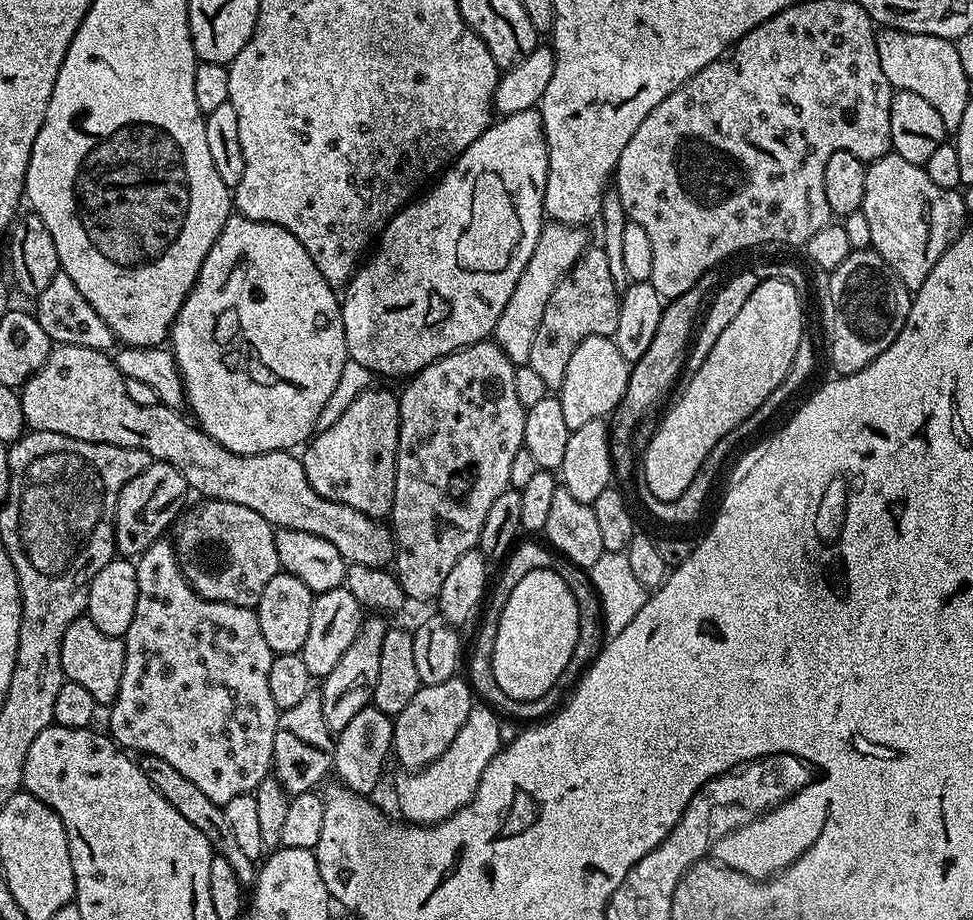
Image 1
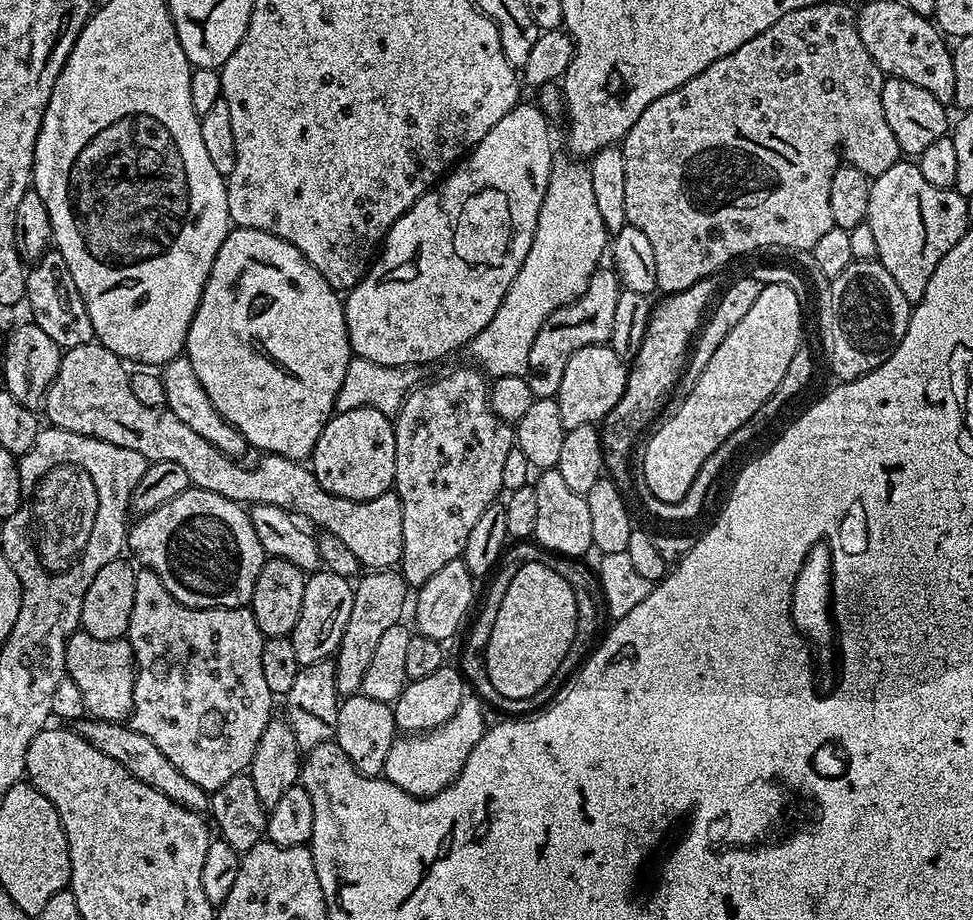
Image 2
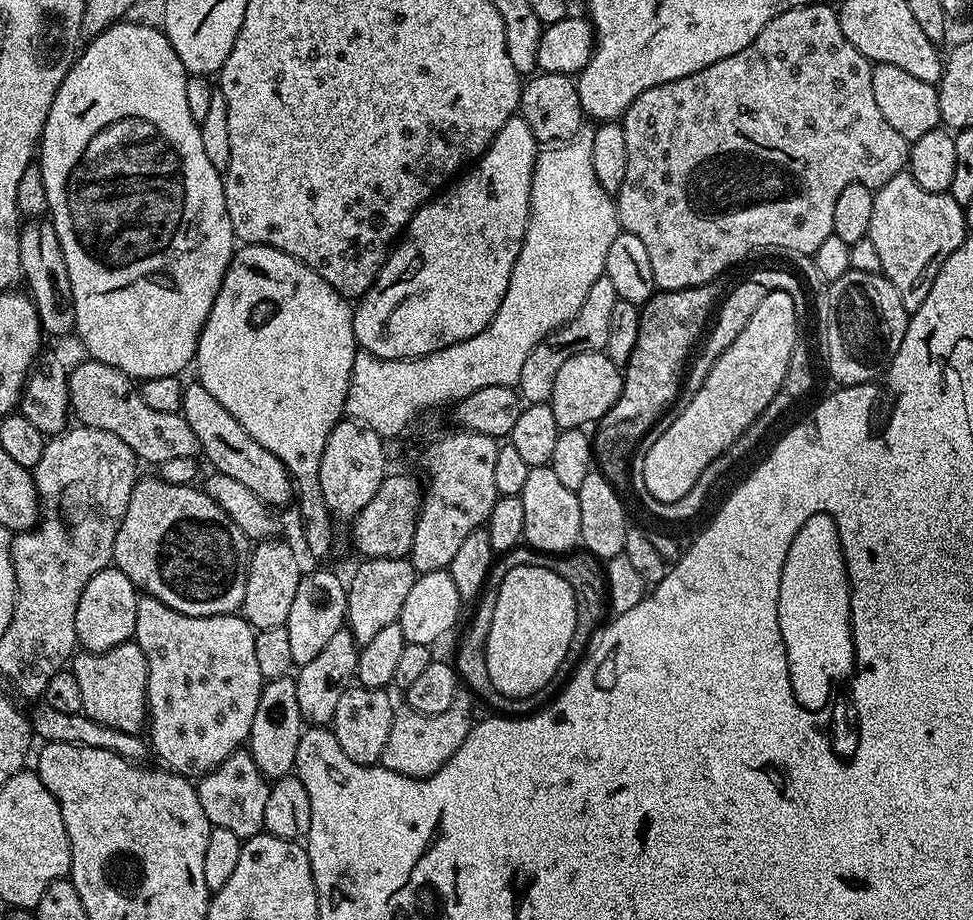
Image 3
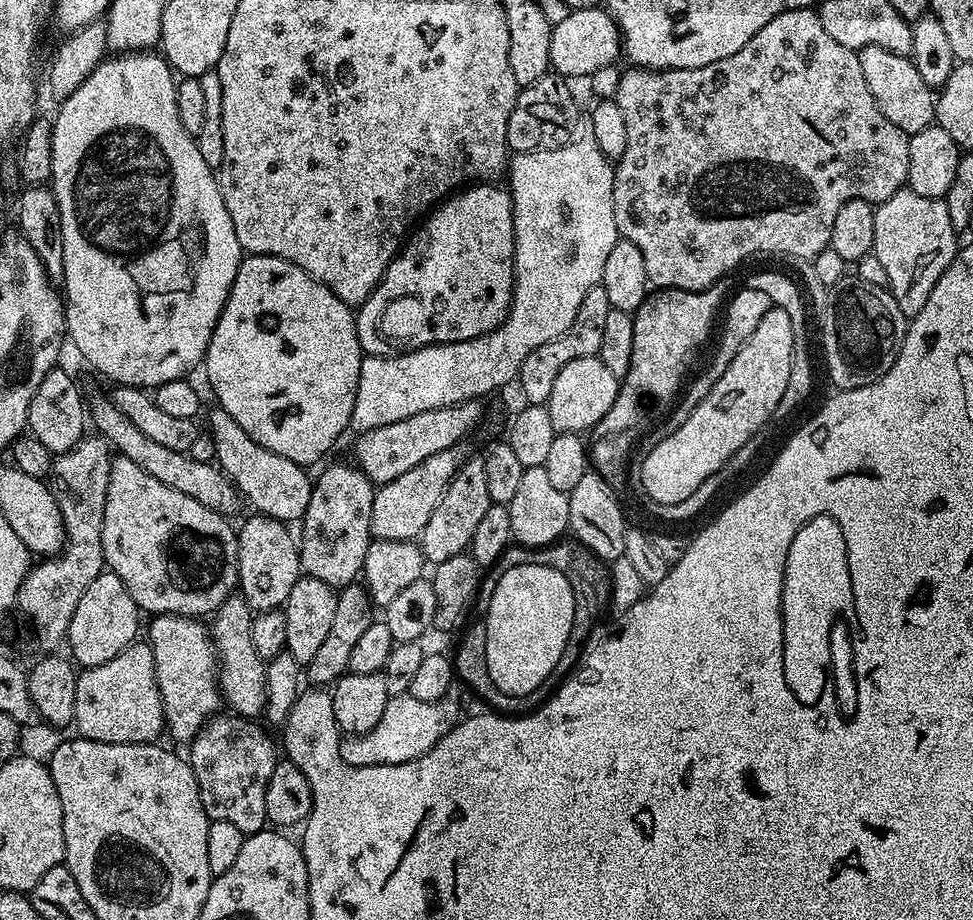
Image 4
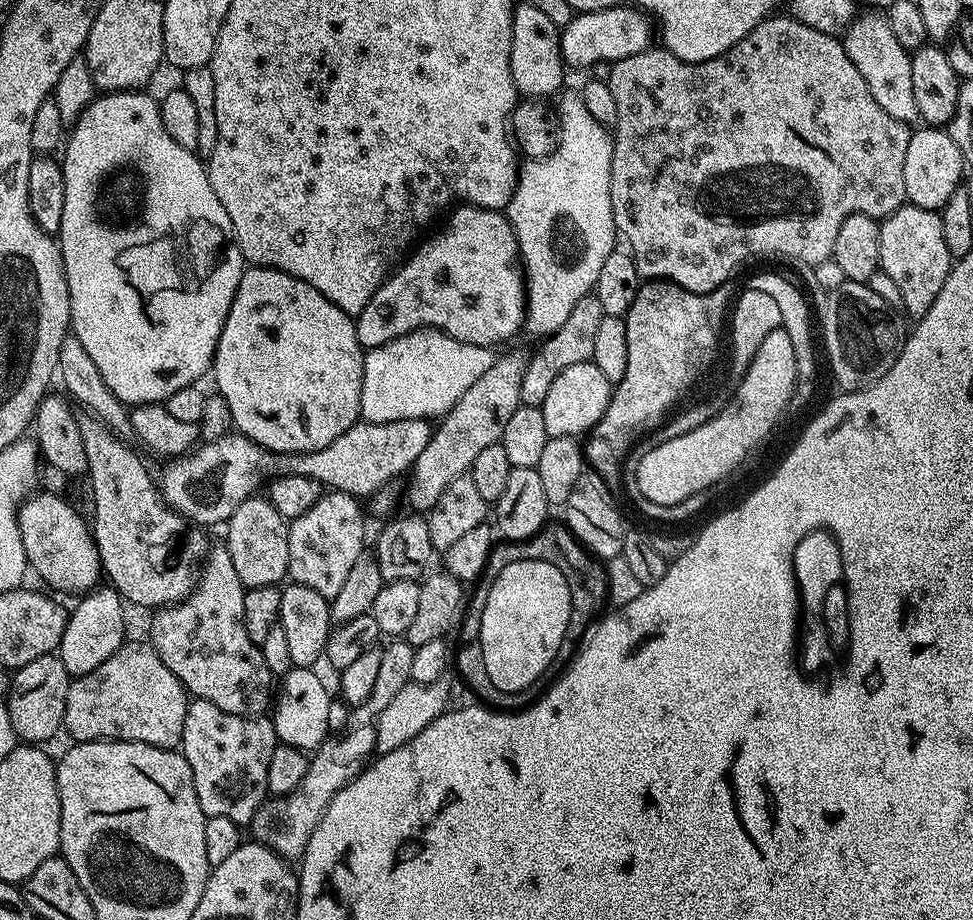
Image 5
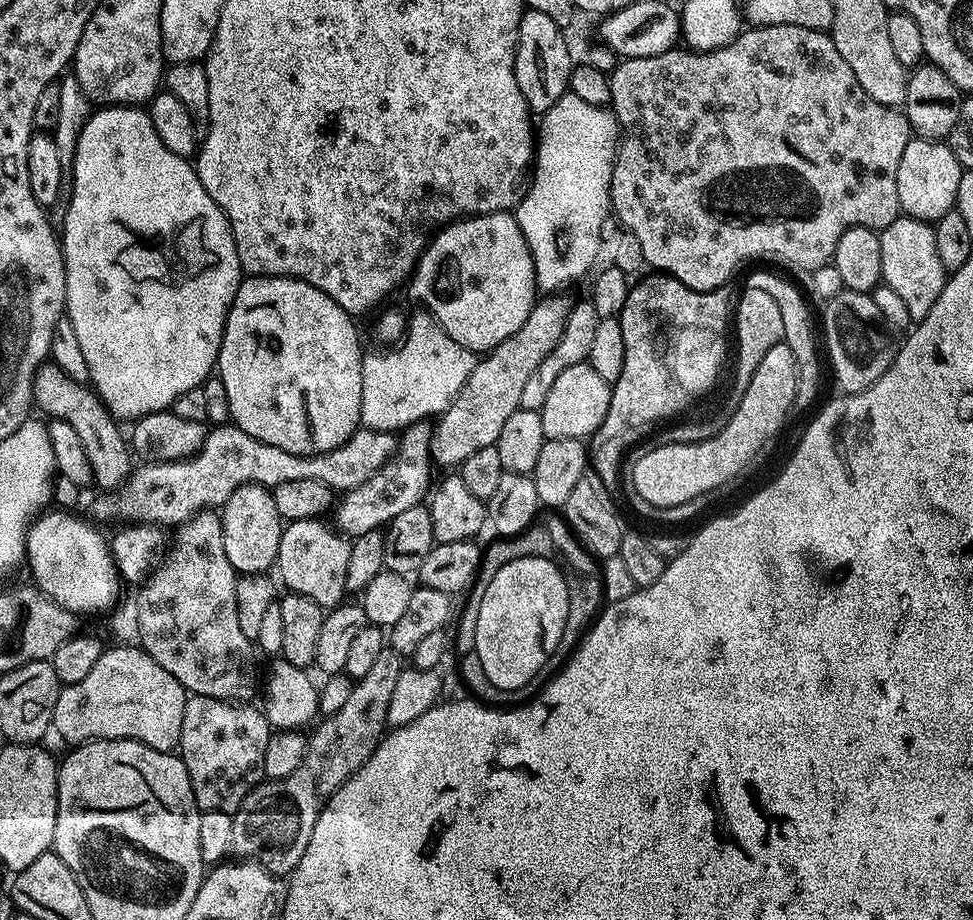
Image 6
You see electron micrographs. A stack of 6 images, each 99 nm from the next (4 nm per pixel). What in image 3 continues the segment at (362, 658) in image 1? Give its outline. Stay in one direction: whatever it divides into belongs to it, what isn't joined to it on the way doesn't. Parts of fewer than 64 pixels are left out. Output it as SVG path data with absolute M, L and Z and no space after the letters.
M364 558L359 561L352 581L347 581L348 618L346 627L356 639L357 645L373 641L386 626L397 623L402 614L402 605L406 603L406 594L410 594L410 586L414 586L417 571L411 559L398 558Z

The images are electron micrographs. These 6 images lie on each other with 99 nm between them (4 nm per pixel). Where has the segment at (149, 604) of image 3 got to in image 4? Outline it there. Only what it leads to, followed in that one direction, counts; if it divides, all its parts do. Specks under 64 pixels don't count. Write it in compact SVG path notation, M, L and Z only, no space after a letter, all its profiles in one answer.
M156 614L147 621L146 643L152 647L154 670L162 698L164 726L167 735L183 746L191 745L200 729L222 708L218 657L210 639L210 632L199 619L190 616Z

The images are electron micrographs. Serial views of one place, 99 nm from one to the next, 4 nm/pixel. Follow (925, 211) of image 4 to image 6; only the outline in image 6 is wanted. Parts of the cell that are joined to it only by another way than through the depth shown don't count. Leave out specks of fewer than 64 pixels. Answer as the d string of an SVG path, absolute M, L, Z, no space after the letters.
M903 214L880 232L883 283L901 296L902 303L914 322L924 320L926 314L934 310L934 302L938 302L944 289L946 273L942 258L938 258L938 246L934 243L935 233L935 227L929 221L915 220L912 216Z

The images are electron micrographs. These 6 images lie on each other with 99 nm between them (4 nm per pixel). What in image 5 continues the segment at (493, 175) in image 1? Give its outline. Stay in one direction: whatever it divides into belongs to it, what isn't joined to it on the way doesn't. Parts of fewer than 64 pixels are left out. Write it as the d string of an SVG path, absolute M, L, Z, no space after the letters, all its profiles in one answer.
M460 206L448 218L444 229L434 233L416 253L413 251L384 281L384 285L374 294L374 298L370 298L359 316L355 317L361 348L377 348L387 340L427 326L439 328L446 335L467 344L495 349L496 344L510 339L519 328L521 331L526 320L526 281L520 247L507 215L495 208Z

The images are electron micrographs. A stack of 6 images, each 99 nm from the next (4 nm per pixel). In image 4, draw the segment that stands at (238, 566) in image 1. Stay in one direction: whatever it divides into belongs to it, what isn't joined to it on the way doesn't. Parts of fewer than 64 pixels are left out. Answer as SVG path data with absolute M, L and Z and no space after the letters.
M117 455L113 459L110 470L110 486L106 490L106 514L102 518L102 554L107 571L118 574L118 578L122 578L122 586L126 586L130 598L134 598L141 613L204 618L204 615L207 617L209 614L215 613L216 609L222 606L222 602L226 602L229 596L237 591L240 583L237 529L231 528L228 524L231 524L229 517L218 515L214 510L210 510L210 506L202 506L202 502L194 502L194 498L182 494L179 490L170 490L170 486L162 486L162 482L158 482L158 478L146 474L146 470L142 470L142 466L137 466L135 462L130 462L130 458Z

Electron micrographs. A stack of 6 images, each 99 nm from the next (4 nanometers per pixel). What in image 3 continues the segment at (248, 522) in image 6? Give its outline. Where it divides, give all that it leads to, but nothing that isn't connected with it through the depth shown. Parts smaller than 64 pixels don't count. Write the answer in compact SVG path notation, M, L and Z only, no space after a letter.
M284 538L259 541L251 549L248 558L246 594L242 605L244 619L257 630L287 625L290 606L294 603L294 594L298 591L301 575L300 560Z

